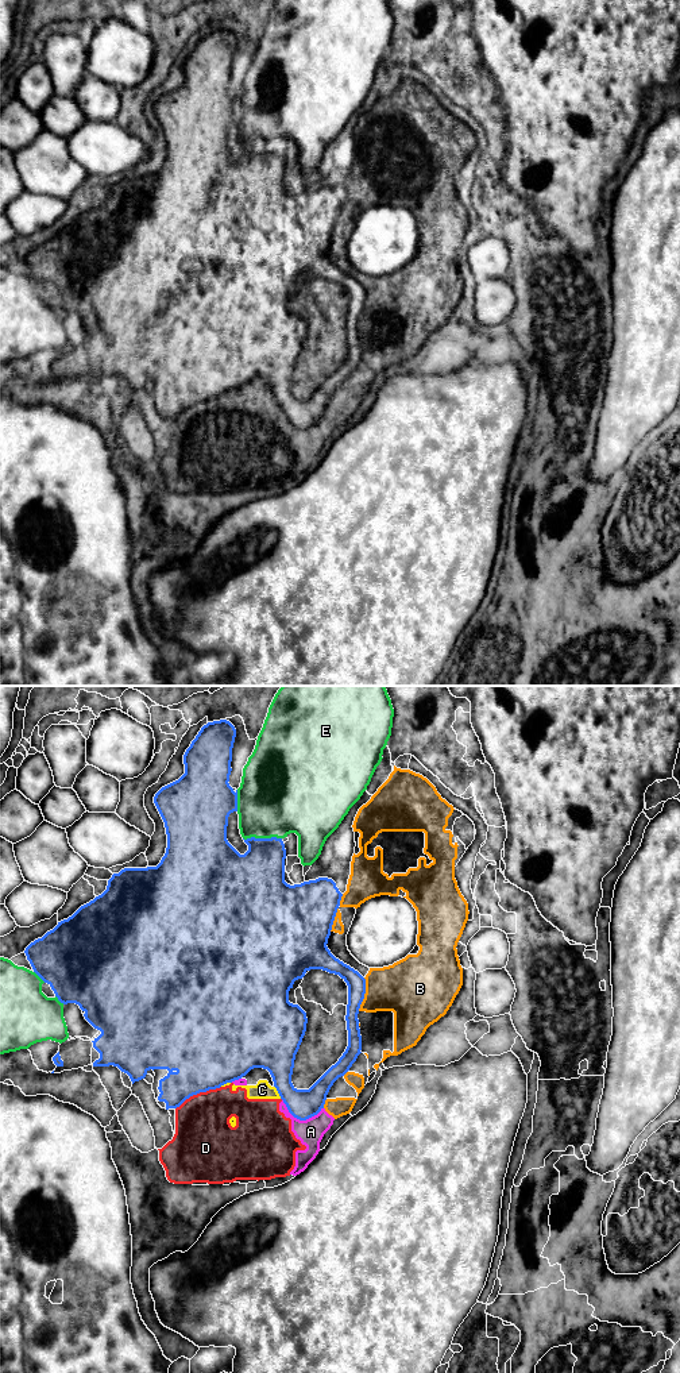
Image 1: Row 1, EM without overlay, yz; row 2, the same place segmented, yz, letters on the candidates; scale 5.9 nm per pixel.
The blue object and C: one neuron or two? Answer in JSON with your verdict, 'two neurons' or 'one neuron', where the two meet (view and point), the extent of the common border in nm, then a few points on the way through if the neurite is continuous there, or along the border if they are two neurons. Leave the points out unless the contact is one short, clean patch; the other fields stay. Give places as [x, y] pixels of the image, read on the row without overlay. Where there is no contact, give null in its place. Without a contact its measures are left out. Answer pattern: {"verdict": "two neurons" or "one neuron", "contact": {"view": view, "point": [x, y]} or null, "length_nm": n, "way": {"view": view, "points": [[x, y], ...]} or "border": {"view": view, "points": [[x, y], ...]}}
{"verdict": "two neurons", "contact": {"view": "yz", "point": [278, 401]}, "length_nm": 90}

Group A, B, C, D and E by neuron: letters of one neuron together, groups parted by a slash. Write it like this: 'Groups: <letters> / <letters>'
Groups: A B C D / E

